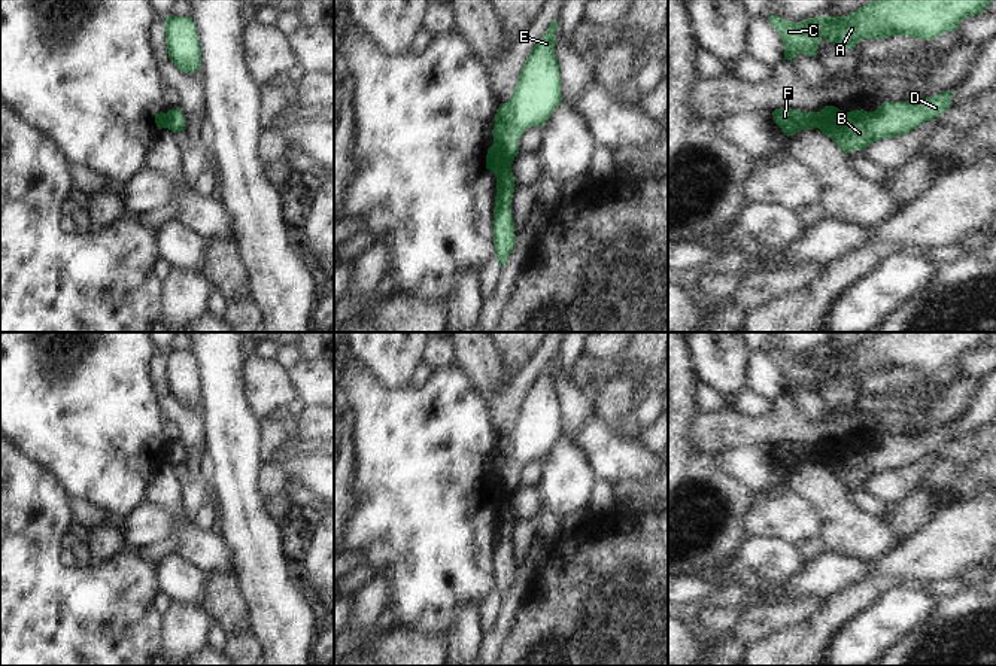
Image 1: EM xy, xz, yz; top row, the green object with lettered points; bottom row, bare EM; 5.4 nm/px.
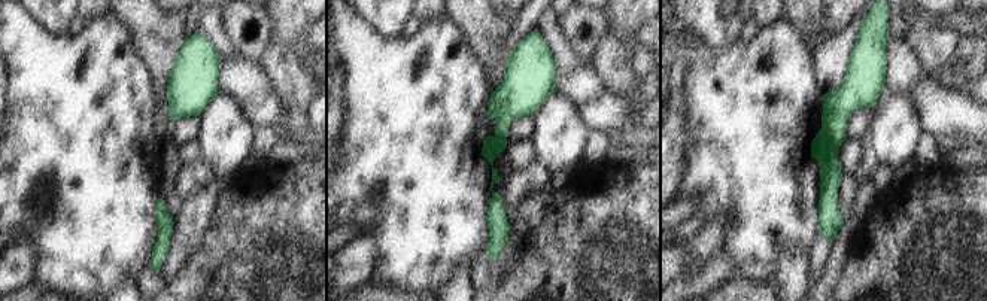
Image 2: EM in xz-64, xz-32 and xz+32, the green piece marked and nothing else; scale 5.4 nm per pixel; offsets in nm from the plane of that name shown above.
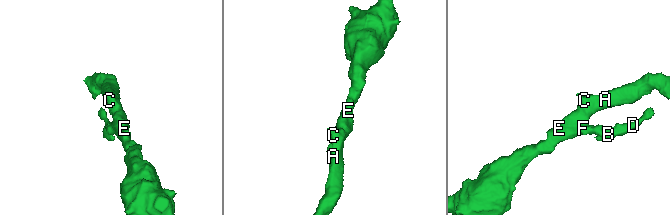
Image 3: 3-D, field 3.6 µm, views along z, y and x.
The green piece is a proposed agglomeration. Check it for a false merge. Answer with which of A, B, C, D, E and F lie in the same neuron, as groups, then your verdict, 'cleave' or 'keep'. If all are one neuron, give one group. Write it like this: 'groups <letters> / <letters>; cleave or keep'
groups A C E F / B D; cleave

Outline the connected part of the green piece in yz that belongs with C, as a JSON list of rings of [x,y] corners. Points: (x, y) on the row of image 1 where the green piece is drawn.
[[[874,0],[847,16],[817,16],[801,24],[769,15],[769,24],[778,31],[784,45],[784,60],[793,61],[799,54],[816,57],[825,37],[828,42],[853,49],[863,39],[886,39],[890,36],[910,36],[933,40],[944,31],[953,31],[960,21],[980,15],[993,0]]]

